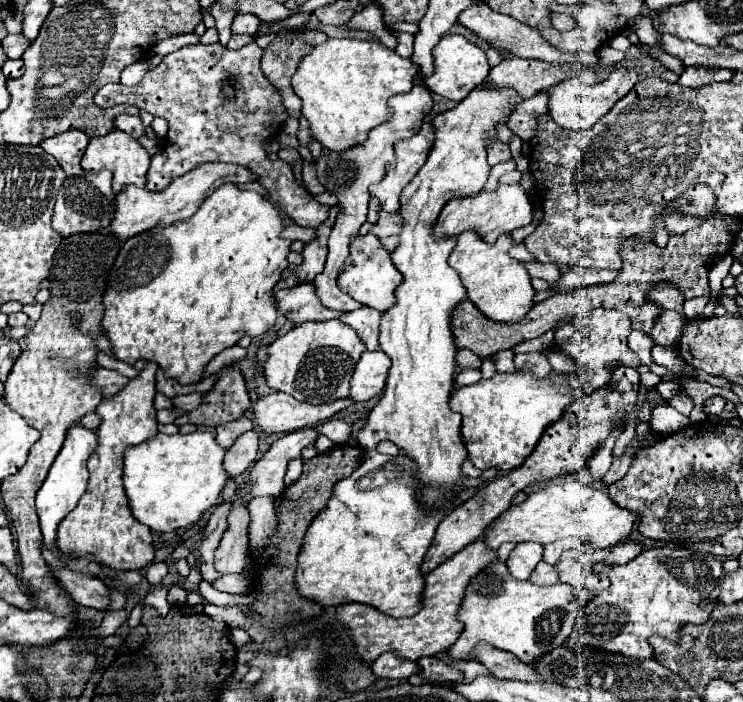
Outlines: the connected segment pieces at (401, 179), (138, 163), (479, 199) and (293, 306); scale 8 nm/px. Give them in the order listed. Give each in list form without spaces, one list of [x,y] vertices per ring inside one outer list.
[[[423,123],[419,133],[407,141],[395,145],[395,167],[385,173],[381,183],[371,185],[371,195],[379,199],[381,209],[395,213],[399,209],[401,189],[413,179],[419,167],[425,163],[433,143],[433,125]]]
[[[113,129],[105,137],[91,139],[87,149],[85,149],[85,155],[81,159],[81,167],[87,169],[87,171],[109,169],[113,173],[113,191],[115,193],[121,193],[123,187],[129,185],[129,183],[133,183],[137,187],[143,187],[147,183],[149,163],[151,163],[151,155],[147,153],[147,149],[137,139],[133,139],[131,135],[127,135],[127,133],[119,131],[119,129]]]
[[[499,183],[495,191],[483,189],[481,193],[473,195],[473,197],[451,199],[443,207],[443,211],[437,219],[435,235],[437,237],[447,237],[447,235],[459,235],[467,229],[475,229],[477,233],[481,233],[483,239],[493,243],[493,241],[497,241],[497,235],[511,233],[513,229],[523,227],[531,221],[533,221],[533,207],[531,207],[527,191],[519,183]]]
[[[295,285],[295,287],[291,287],[291,289],[281,289],[281,291],[277,291],[275,293],[275,299],[279,301],[279,309],[283,311],[283,315],[287,317],[287,319],[291,319],[291,321],[295,321],[295,323],[303,323],[303,321],[327,321],[327,319],[339,319],[341,315],[345,315],[345,313],[341,313],[341,311],[333,311],[333,309],[329,309],[329,307],[325,307],[319,299],[317,299],[317,293],[315,293],[315,287],[313,285]]]

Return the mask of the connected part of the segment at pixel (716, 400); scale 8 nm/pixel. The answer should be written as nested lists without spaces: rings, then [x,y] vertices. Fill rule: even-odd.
[[[721,395],[709,397],[709,399],[703,403],[703,411],[705,411],[705,415],[709,415],[709,417],[713,417],[713,415],[721,415],[723,407],[725,407],[725,399],[723,399]]]

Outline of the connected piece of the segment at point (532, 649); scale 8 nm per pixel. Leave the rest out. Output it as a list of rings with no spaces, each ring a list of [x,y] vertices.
[[[501,561],[489,565],[469,583],[469,589],[465,591],[465,599],[459,609],[459,621],[465,623],[465,631],[455,645],[449,647],[449,655],[453,659],[467,659],[479,641],[487,641],[497,649],[513,653],[523,663],[529,663],[565,643],[579,617],[579,611],[589,599],[589,591],[581,591],[577,595],[567,583],[541,587],[531,581],[513,579],[507,565]]]

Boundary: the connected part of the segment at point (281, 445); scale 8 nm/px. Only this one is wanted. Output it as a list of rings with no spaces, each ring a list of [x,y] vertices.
[[[299,429],[293,431],[279,441],[275,441],[269,451],[255,463],[247,481],[253,483],[251,495],[281,495],[285,491],[283,475],[291,459],[299,457],[299,453],[317,441],[319,433],[315,429]]]

